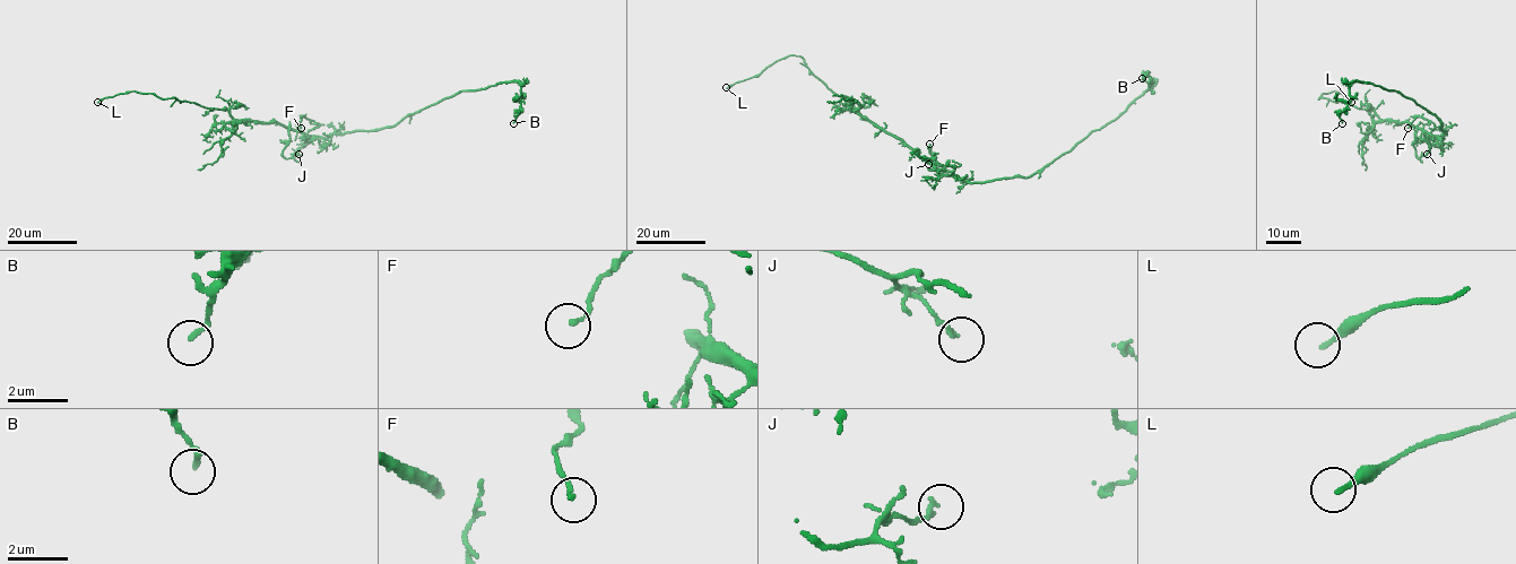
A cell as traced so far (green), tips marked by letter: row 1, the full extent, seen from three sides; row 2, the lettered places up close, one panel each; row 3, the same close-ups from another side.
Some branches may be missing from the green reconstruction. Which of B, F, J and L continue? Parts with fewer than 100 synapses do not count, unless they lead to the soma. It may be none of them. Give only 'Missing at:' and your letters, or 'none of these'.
Missing at: L

